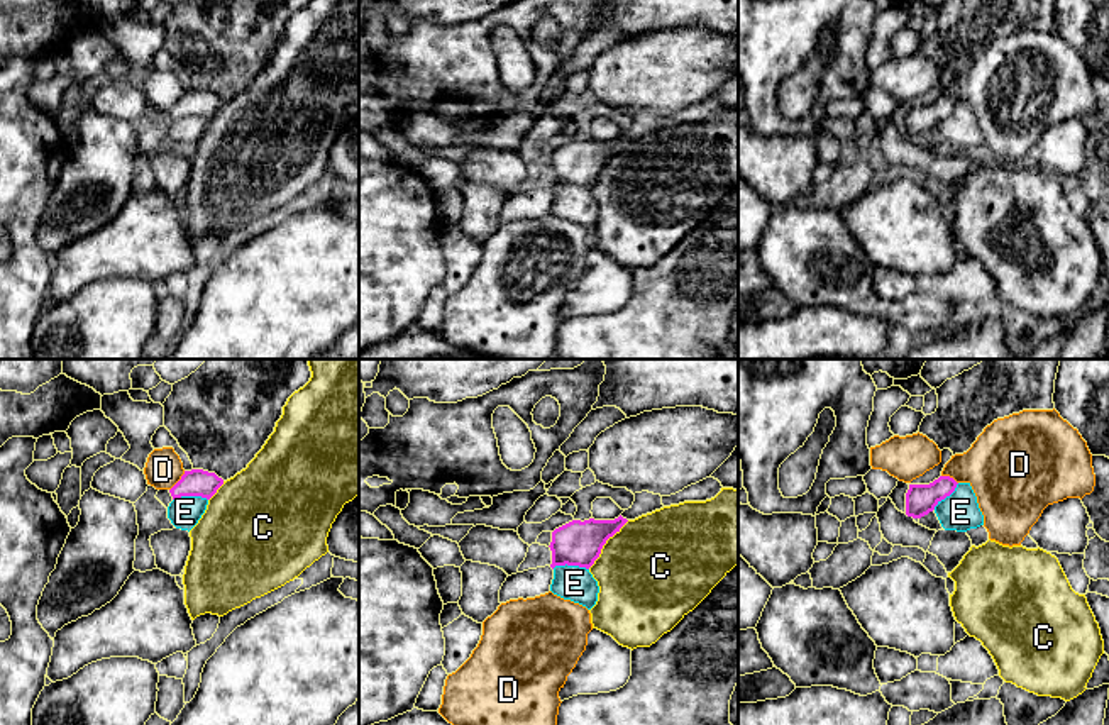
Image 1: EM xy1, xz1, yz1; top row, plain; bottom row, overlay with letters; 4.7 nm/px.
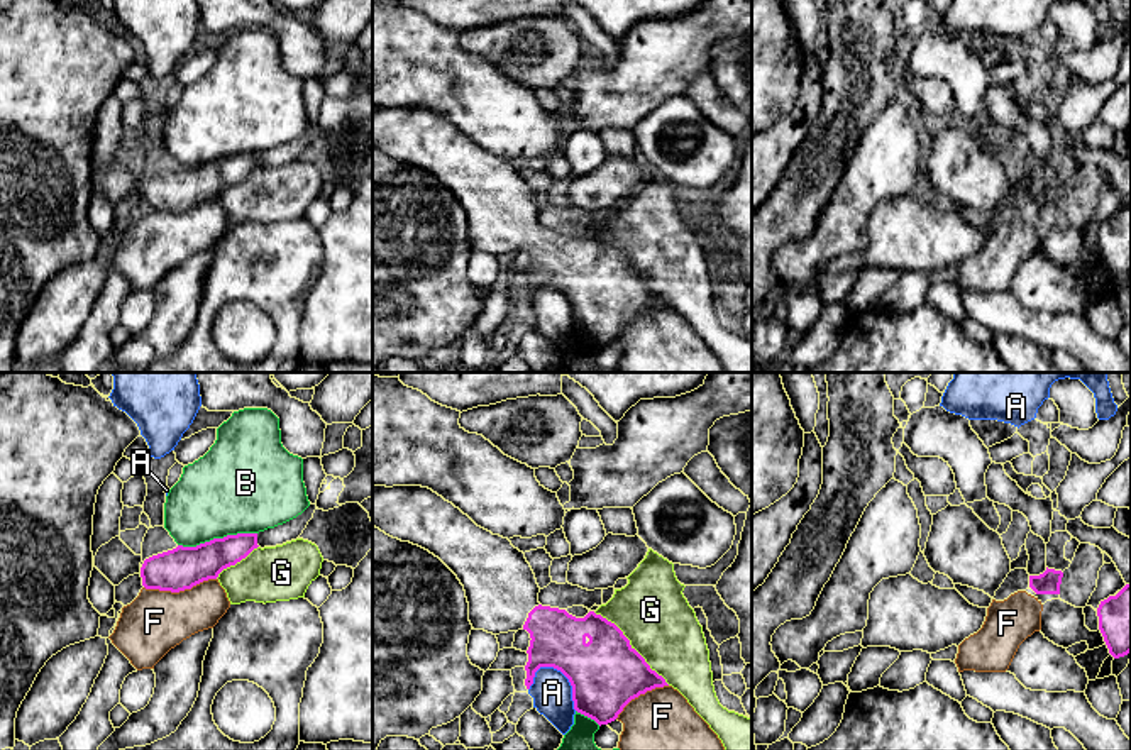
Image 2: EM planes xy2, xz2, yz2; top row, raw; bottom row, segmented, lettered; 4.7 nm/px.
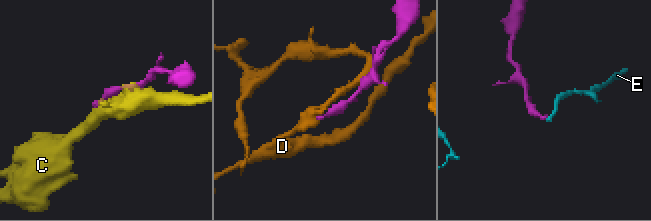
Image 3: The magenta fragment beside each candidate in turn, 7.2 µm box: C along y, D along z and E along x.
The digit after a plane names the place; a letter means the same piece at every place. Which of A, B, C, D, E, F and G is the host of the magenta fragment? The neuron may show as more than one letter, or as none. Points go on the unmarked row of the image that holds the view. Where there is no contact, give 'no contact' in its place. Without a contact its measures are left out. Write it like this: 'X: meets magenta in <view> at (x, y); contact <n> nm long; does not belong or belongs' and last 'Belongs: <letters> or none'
A: meets magenta in xz2 at (569, 302); contact 280 nm long; does not belong
B: meets magenta in xy2 at (217, 159); contact 380 nm long; does not belong
C: meets magenta in xz1 at (605, 163); contact 300 nm long; does not belong
D: meets magenta in xy1 at (178, 102); contact 120 nm long; does not belong
E: meets magenta in xz1 at (571, 185); contact 180 nm long; does not belong
F: meets magenta in xy2 at (180, 210); contact 340 nm long; does not belong
G: meets magenta in xz2 at (630, 266); contact 500 nm long; does not belong
Belongs: none

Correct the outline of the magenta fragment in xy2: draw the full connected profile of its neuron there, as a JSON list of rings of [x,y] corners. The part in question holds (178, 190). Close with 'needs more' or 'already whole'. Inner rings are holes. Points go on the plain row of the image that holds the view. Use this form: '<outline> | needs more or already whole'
[[[237,154],[196,168],[178,166],[144,181],[115,157],[98,169],[93,185],[113,207],[139,195],[146,210],[179,213],[217,200],[257,168],[257,154]]] | needs more

